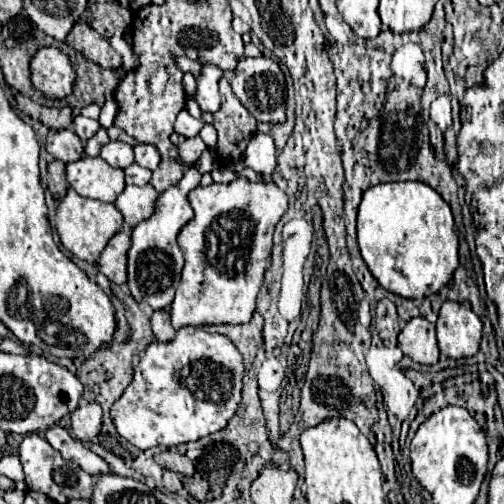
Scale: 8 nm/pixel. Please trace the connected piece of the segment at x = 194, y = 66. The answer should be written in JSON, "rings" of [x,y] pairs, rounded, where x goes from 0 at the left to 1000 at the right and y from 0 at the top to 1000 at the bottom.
{"rings":[[[351,111],[347,115],[347,127],[351,127],[351,135],[359,135],[363,143],[379,143],[379,147],[395,147],[395,135],[399,135],[399,127],[395,123],[387,123],[387,119],[375,119],[371,111]]]}

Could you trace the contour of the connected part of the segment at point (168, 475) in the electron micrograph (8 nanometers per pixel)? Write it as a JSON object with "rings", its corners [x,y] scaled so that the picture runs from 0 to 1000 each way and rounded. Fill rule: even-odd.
{"rings":[[[327,933],[327,940],[323,940],[323,964],[327,964],[327,972],[335,972],[335,976],[355,976],[355,972],[363,968],[359,948],[363,948],[363,944],[355,944],[351,937]]]}

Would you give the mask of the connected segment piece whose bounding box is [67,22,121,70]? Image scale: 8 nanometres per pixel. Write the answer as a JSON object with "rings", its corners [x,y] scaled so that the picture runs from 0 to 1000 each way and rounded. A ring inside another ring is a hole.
{"rings":[[[153,44],[145,52],[145,60],[133,71],[133,91],[149,95],[173,119],[188,123],[192,131],[200,131],[208,139],[232,139],[232,135],[240,135],[236,107],[220,95],[220,87],[200,67],[192,67],[188,60],[181,60],[169,44]]]}

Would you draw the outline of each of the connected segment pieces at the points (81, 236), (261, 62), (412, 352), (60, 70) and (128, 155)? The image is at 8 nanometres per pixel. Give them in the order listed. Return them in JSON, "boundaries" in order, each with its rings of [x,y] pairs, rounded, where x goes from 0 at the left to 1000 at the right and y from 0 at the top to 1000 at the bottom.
{"boundaries":[[[[133,377],[129,393],[121,397],[113,413],[113,433],[109,433],[109,452],[121,472],[121,484],[129,496],[137,496],[145,508],[173,516],[173,520],[192,520],[216,476],[244,456],[244,429],[240,421],[212,401],[196,401],[185,393],[165,393],[149,377]]],[[[526,111],[482,115],[462,147],[458,175],[474,202],[514,238],[514,242],[562,242],[565,238],[565,151],[550,123]]],[[[847,631],[812,635],[792,663],[792,690],[827,722],[867,722],[871,690],[863,671],[863,643],[855,643]]],[[[81,95],[62,119],[62,163],[97,194],[141,187],[149,143],[137,115],[113,95]]],[[[216,282],[200,294],[196,306],[224,333],[252,333],[264,325],[264,294],[248,282]]]]}

